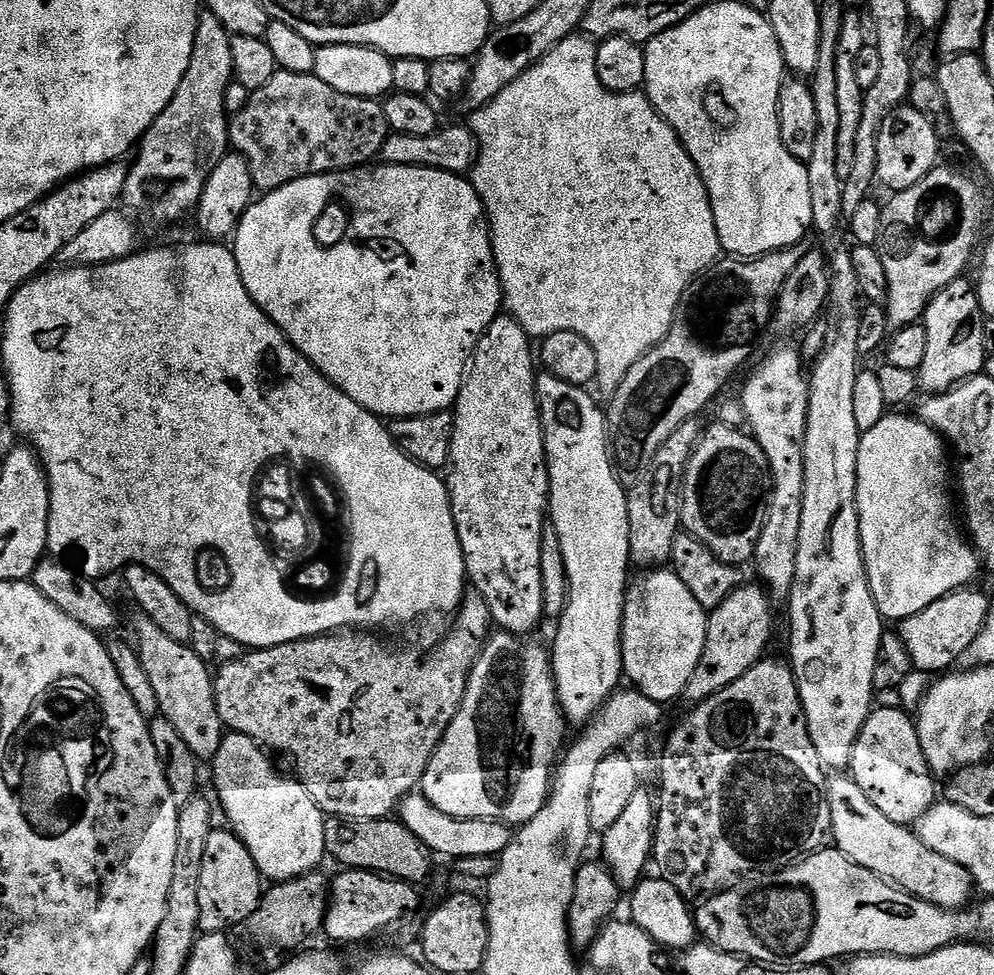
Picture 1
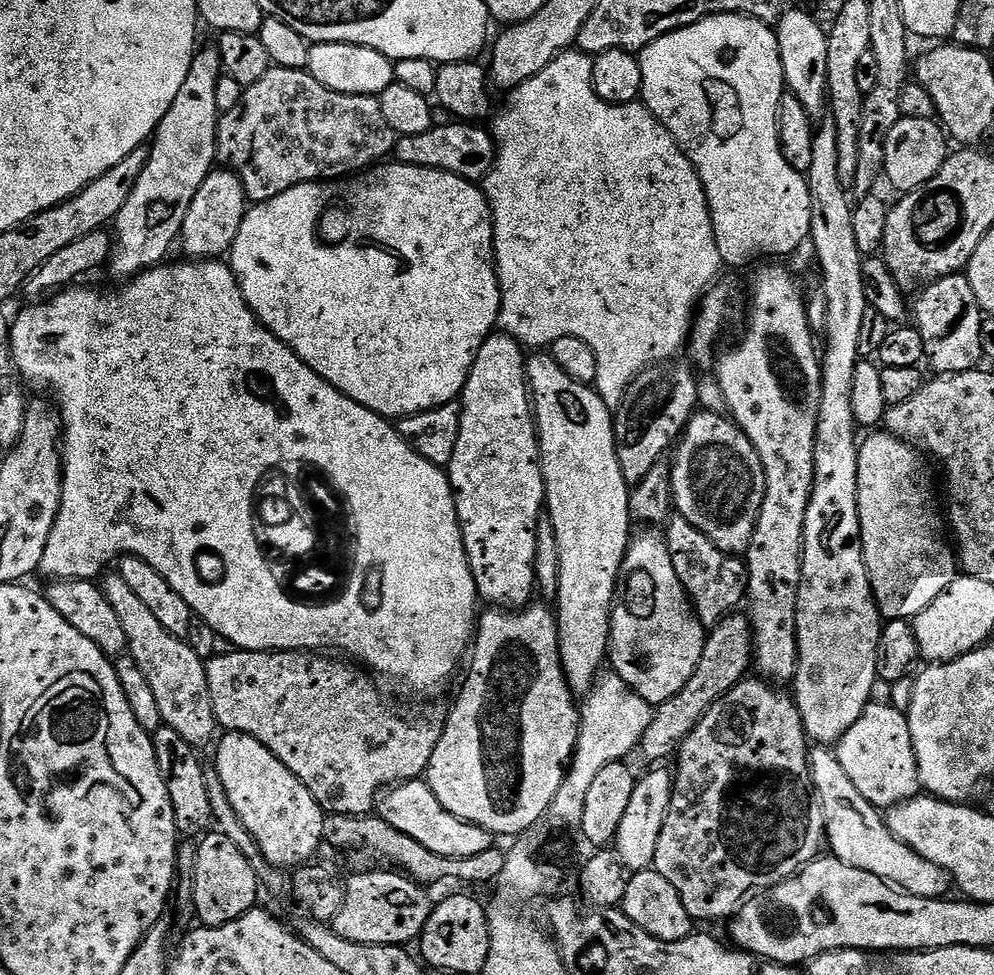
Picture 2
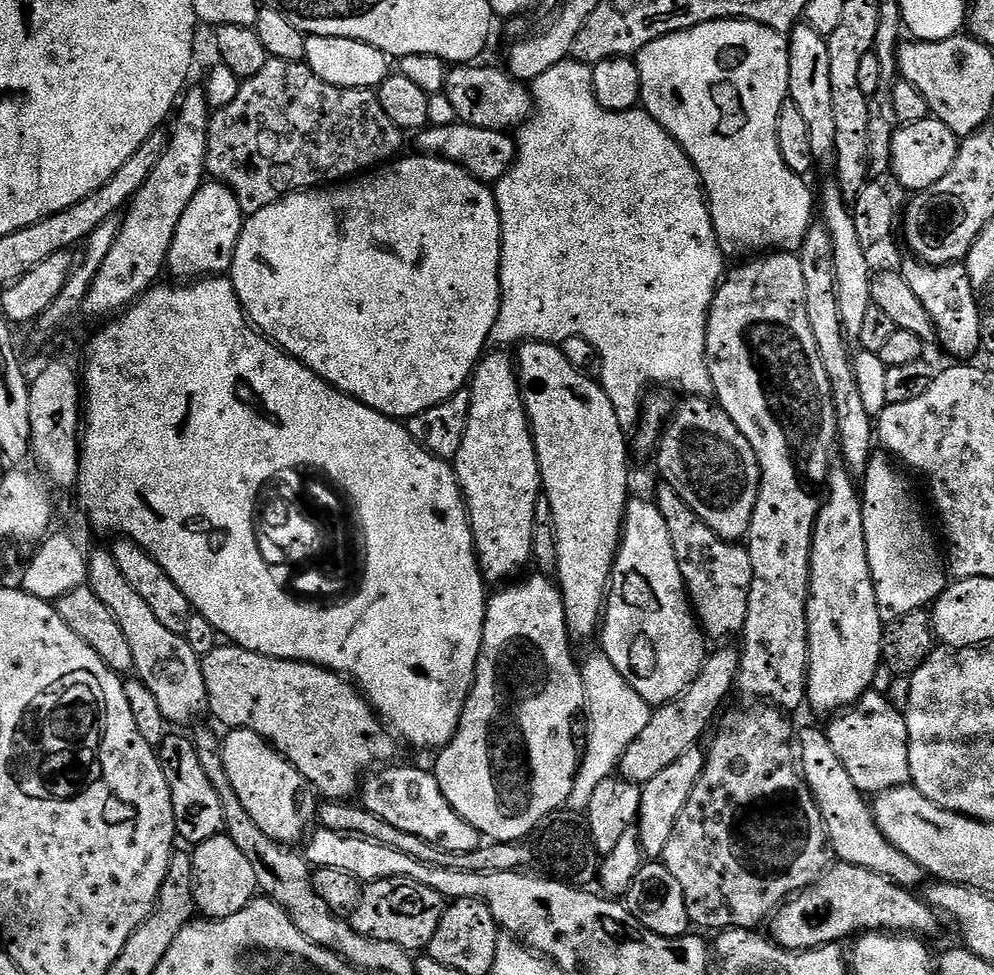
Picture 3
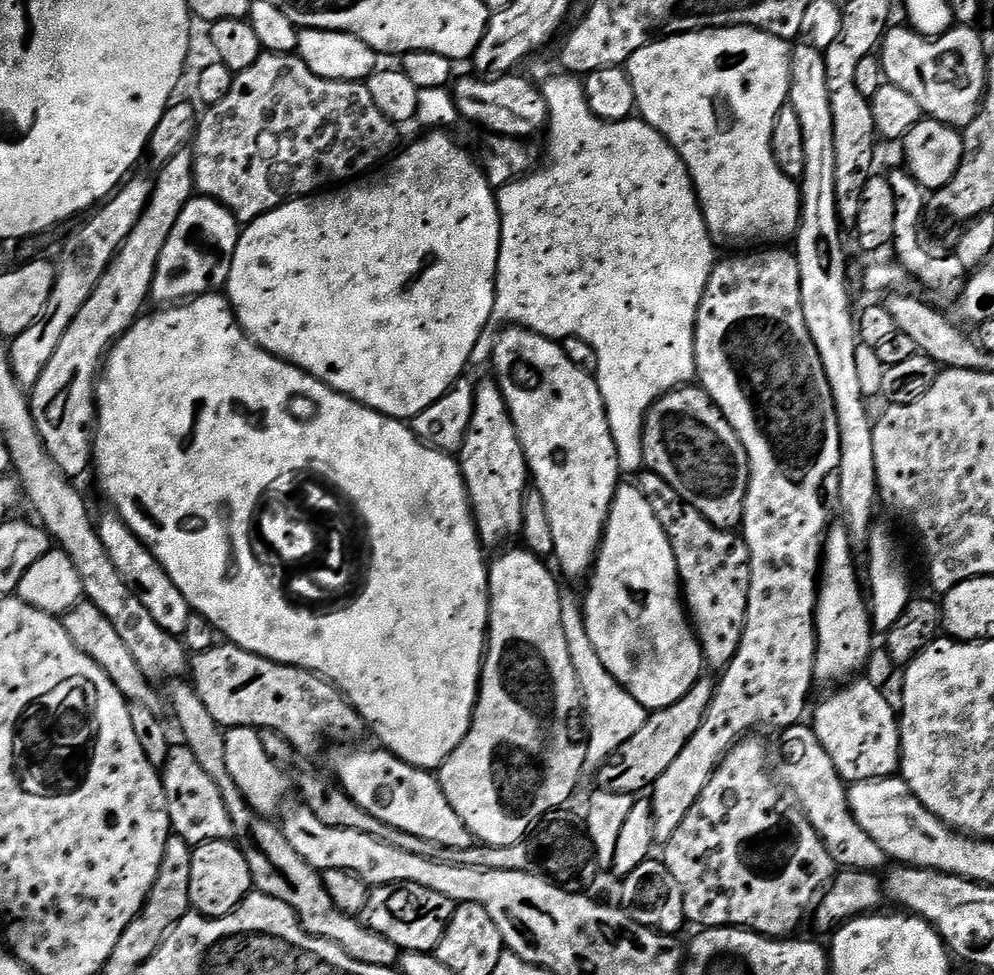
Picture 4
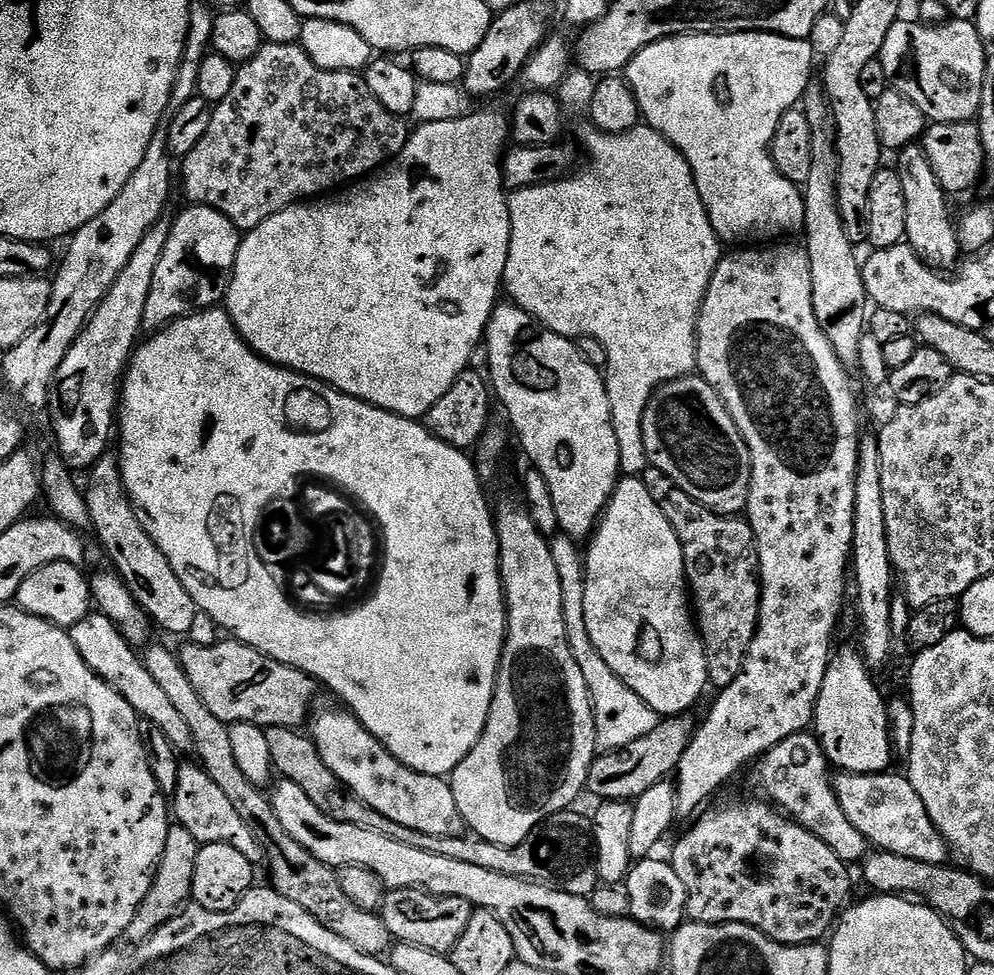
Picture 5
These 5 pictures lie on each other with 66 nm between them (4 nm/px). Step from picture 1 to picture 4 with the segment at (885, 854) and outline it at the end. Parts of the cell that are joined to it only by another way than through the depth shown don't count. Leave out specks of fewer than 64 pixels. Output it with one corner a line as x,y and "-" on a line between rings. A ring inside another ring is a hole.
798,723
793,728
783,729
781,736
784,736
780,740
784,747
784,761
780,764
779,779
783,787
787,791
789,788
793,798
800,803
799,811
814,826
836,865
854,872
879,873
879,868
886,864
884,852
878,842
874,842
874,838
870,838
870,834
858,826
852,811
848,809
848,788
845,781
840,779
838,770
834,770
830,754
822,750
816,733
811,727

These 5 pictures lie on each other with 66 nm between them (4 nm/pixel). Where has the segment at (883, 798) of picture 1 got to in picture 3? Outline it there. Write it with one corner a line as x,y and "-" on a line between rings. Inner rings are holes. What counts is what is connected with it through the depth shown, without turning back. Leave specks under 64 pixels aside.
876,690
865,692
851,710
837,715
832,725
827,725
828,741
838,754
838,762
846,766
850,782
862,794
889,792
892,788
905,787
911,781
908,757
908,727
903,711
895,708

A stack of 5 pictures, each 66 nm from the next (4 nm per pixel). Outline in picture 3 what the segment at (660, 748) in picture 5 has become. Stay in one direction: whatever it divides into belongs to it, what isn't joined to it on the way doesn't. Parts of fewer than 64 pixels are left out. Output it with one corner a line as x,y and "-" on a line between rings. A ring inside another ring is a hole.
720,646
716,653
709,655
704,661
702,670
694,682
680,695
679,700
672,700
668,704
661,704
653,711
650,722
646,722
646,730
626,746
626,754
622,754
618,765
618,776
621,780
628,780
632,784
641,786
650,782
650,778
658,778
670,762
678,762
682,754
697,747
708,727
713,727
717,719
716,711
724,704
724,699
734,692
736,671
740,668
740,653
734,647

